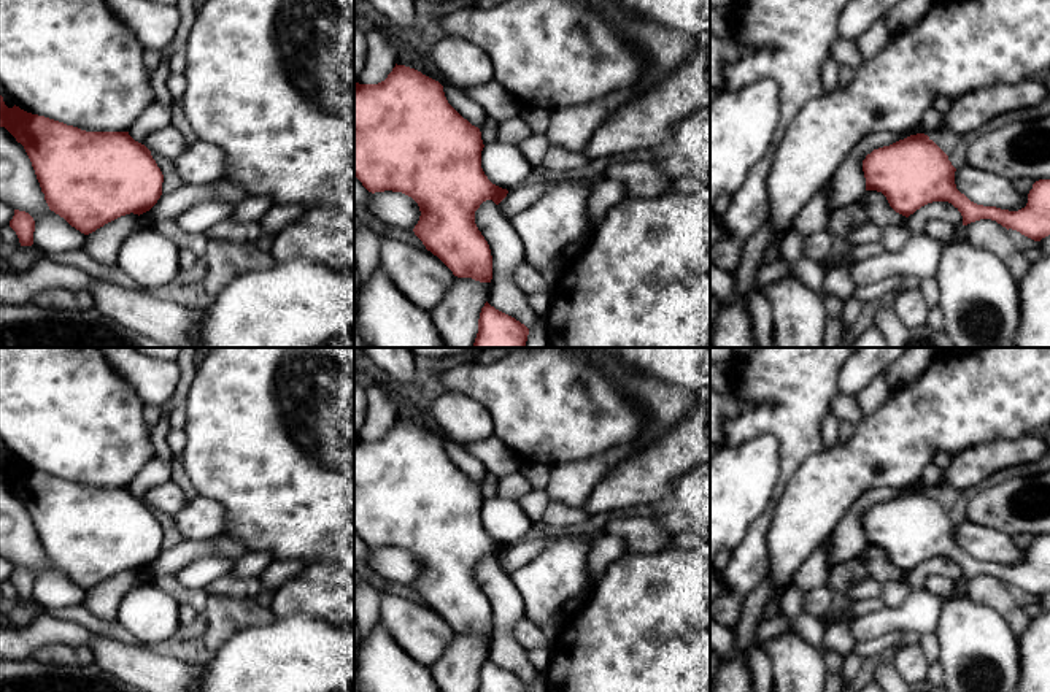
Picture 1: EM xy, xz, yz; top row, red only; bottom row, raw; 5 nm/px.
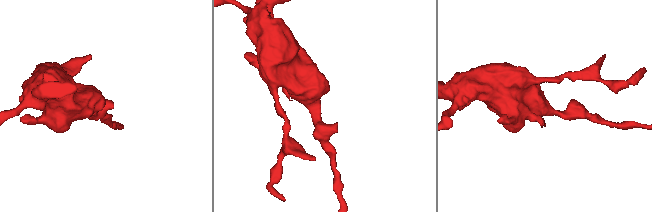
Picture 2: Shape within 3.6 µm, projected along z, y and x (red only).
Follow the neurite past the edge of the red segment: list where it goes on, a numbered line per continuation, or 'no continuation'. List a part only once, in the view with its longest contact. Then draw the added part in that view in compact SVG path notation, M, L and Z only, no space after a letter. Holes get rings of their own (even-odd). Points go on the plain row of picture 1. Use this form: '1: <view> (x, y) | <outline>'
no continuation

